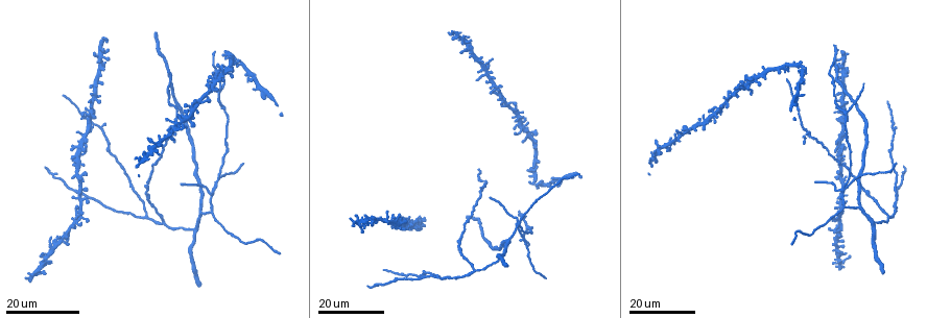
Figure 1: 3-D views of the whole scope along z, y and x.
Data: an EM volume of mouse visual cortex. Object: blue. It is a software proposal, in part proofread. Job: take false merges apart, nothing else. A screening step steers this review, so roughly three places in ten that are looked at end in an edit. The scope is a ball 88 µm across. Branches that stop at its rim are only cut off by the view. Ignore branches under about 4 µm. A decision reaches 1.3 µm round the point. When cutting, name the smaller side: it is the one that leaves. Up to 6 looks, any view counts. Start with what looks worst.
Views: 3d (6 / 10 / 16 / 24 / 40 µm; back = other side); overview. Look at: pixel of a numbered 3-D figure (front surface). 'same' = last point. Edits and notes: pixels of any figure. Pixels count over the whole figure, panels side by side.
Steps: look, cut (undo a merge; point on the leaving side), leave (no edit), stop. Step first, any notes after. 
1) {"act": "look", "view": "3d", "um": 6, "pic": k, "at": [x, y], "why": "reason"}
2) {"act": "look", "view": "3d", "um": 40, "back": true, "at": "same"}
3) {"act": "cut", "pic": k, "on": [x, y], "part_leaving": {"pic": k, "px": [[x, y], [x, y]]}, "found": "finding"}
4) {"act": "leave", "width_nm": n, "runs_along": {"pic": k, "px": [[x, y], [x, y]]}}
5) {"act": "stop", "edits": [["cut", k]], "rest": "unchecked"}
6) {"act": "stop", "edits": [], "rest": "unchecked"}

{"act": "look", "view": "3d", "um": 24, "pic": 1, "at": [846, 188], "why": "thin arm on a thick one"}

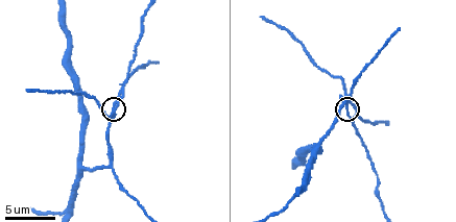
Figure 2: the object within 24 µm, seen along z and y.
{"act": "look", "view": "3d", "um": 6, "pic": 2, "at": [346, 106]}

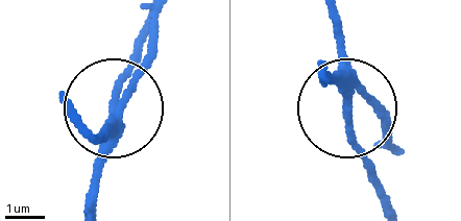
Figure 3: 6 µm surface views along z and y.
{"act": "leave", "width_nm": 230, "runs_along": {"pic": 3, "px": [[93, 202], [113, 93], [143, 26]]}, "found": "all the same neuron"}

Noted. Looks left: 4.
{"act": "look", "view": "3d", "um": 24, "pic": 1, "at": [483, 190], "why": "branch point"}

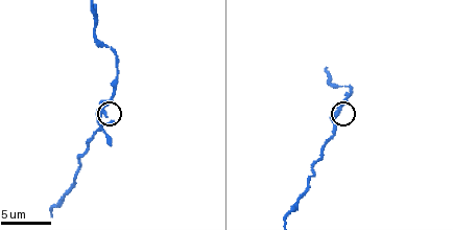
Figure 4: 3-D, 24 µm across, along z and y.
{"act": "look", "view": "3d", "um": 6, "pic": 4, "at": [339, 113], "why": "closer look"}

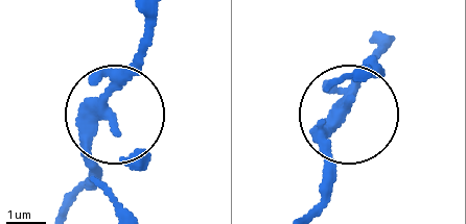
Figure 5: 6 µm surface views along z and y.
{"act": "look", "view": "3d", "um": 6, "back": true, "pic": 5, "at": [111, 120], "why": "from behind"}

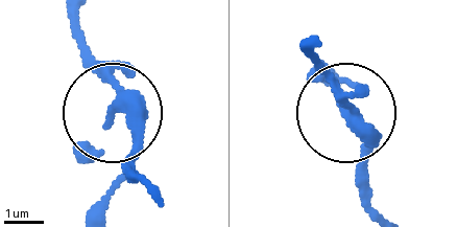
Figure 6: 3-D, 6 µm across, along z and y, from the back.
{"act": "leave", "side_arm_um": 5, "found": "all the same neuron"}

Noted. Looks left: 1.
{"act": "look", "view": "3d", "um": 10, "pic": 2, "at": [83, 169], "why": "arms part here"}

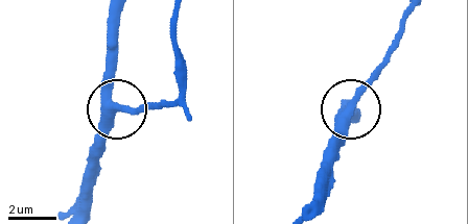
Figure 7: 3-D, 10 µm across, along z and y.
{"act": "leave", "side_arm_um": 80, "arms": 3, "found": "one neuron here"}

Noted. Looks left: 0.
{"act": "stop", "edits": [], "rest": "unchecked"}

